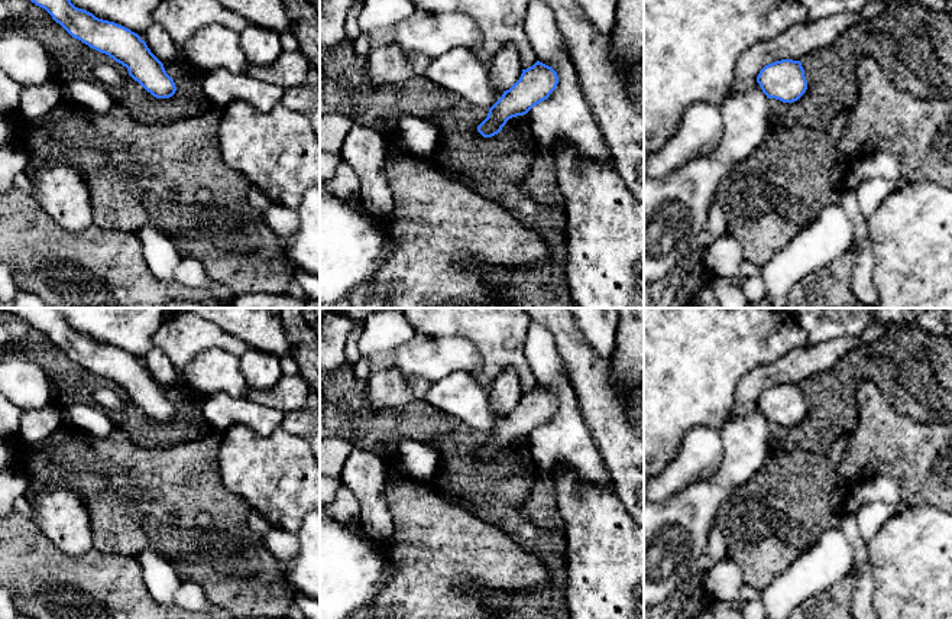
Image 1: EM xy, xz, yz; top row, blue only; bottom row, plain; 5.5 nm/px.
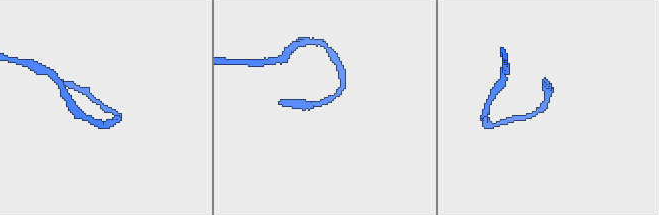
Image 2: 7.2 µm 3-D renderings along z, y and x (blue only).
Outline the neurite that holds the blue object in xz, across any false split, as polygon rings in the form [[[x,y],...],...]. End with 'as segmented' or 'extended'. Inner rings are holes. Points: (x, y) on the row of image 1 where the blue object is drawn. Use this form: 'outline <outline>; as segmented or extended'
outline [[[537,61],[522,69],[519,80],[489,108],[488,117],[477,126],[483,137],[498,135],[506,121],[527,114],[534,106],[547,100],[558,84],[557,72]]]; as segmented

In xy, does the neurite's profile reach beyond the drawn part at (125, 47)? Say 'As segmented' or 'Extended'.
As segmented

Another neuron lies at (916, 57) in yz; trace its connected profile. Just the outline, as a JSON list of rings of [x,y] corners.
[[[891,1],[874,17],[849,27],[832,45],[807,54],[802,61],[807,81],[806,93],[794,103],[767,98],[770,121],[828,129],[839,113],[849,113],[858,100],[857,62],[861,56],[875,59],[890,82],[901,91],[929,101],[952,98],[952,12],[929,10],[917,1]]]

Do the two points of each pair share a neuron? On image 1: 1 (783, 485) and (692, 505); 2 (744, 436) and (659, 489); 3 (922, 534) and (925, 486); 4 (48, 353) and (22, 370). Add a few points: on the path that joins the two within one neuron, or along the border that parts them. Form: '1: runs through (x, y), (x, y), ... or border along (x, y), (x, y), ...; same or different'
1: border along (754, 475), (741, 483), (719, 506), (714, 522); different
2: border along (719, 430), (721, 463), (705, 480); different
3: border along (906, 505), (932, 505), (936, 508); different
4: border along (15, 355), (29, 359), (44, 373), (49, 392); different

